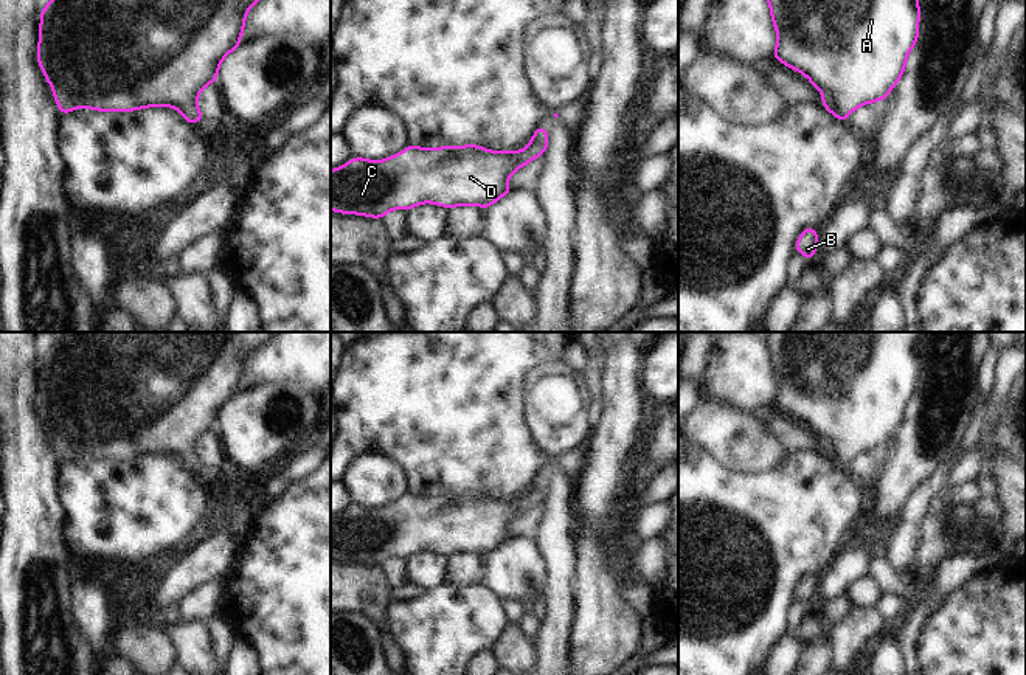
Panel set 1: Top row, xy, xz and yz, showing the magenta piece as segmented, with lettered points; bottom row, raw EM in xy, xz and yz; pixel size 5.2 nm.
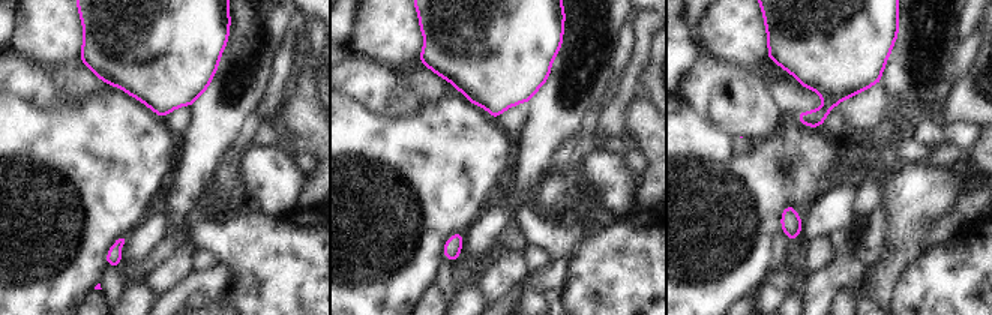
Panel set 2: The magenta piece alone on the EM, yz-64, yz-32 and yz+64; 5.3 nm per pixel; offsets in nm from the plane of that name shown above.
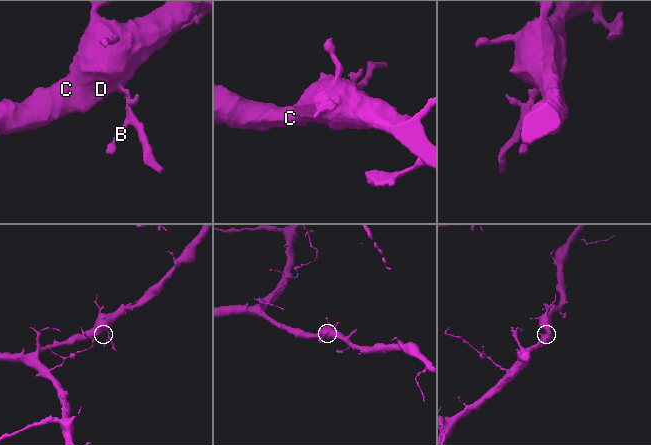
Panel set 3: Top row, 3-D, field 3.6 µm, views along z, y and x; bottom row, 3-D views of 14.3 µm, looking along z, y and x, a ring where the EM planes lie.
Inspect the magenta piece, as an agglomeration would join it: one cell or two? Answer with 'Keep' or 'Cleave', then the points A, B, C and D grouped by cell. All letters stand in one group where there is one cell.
Keep. Groups: A B C D

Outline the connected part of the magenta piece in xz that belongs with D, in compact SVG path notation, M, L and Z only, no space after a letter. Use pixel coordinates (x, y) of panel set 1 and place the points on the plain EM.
M540 472L520 498L408 492L383 507L352 504L331 517L331 559L383 566L393 557L410 559L422 551L487 557L512 540L508 528L546 501L548 489L548 478Z

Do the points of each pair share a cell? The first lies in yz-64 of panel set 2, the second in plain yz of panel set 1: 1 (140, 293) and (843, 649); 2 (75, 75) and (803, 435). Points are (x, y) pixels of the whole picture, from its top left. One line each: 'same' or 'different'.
1: different
2: same

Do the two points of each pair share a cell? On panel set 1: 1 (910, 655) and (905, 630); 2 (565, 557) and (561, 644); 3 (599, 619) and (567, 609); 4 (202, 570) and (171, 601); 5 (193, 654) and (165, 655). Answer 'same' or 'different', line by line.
1: same
2: same
3: different
4: same
5: different

